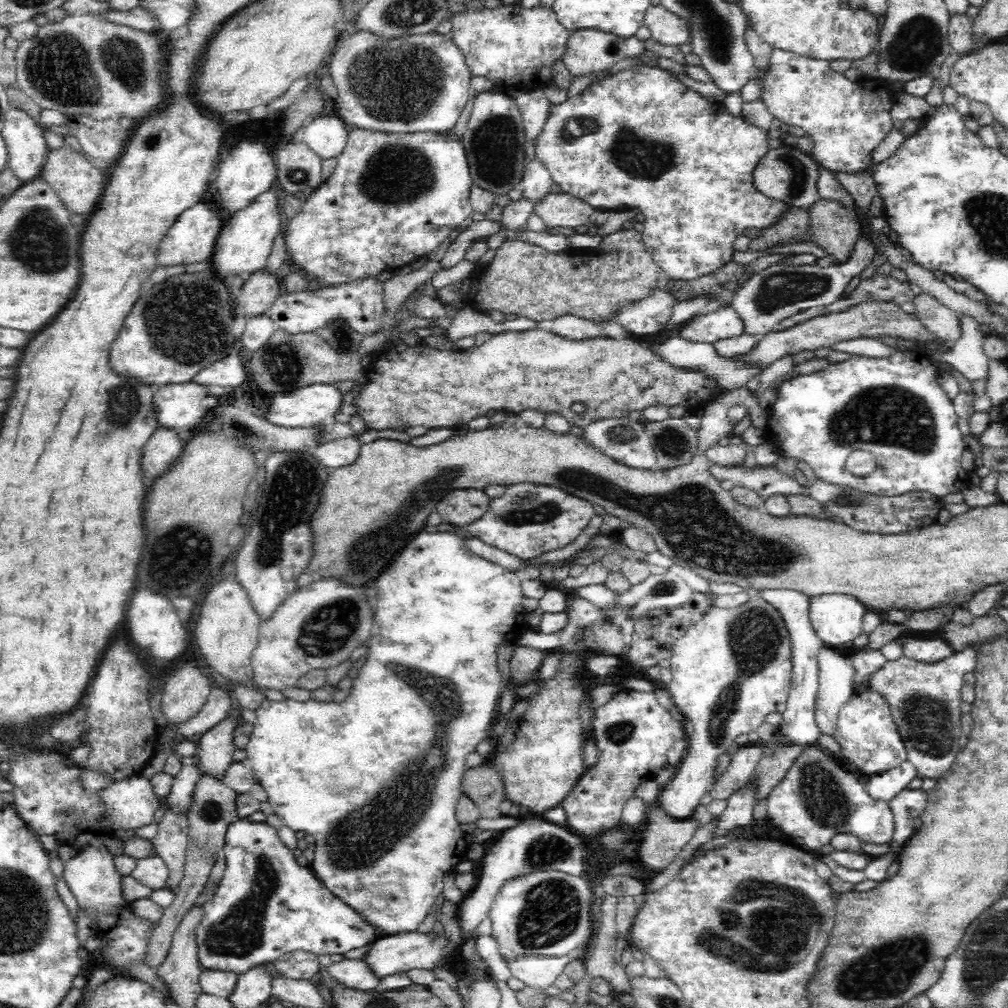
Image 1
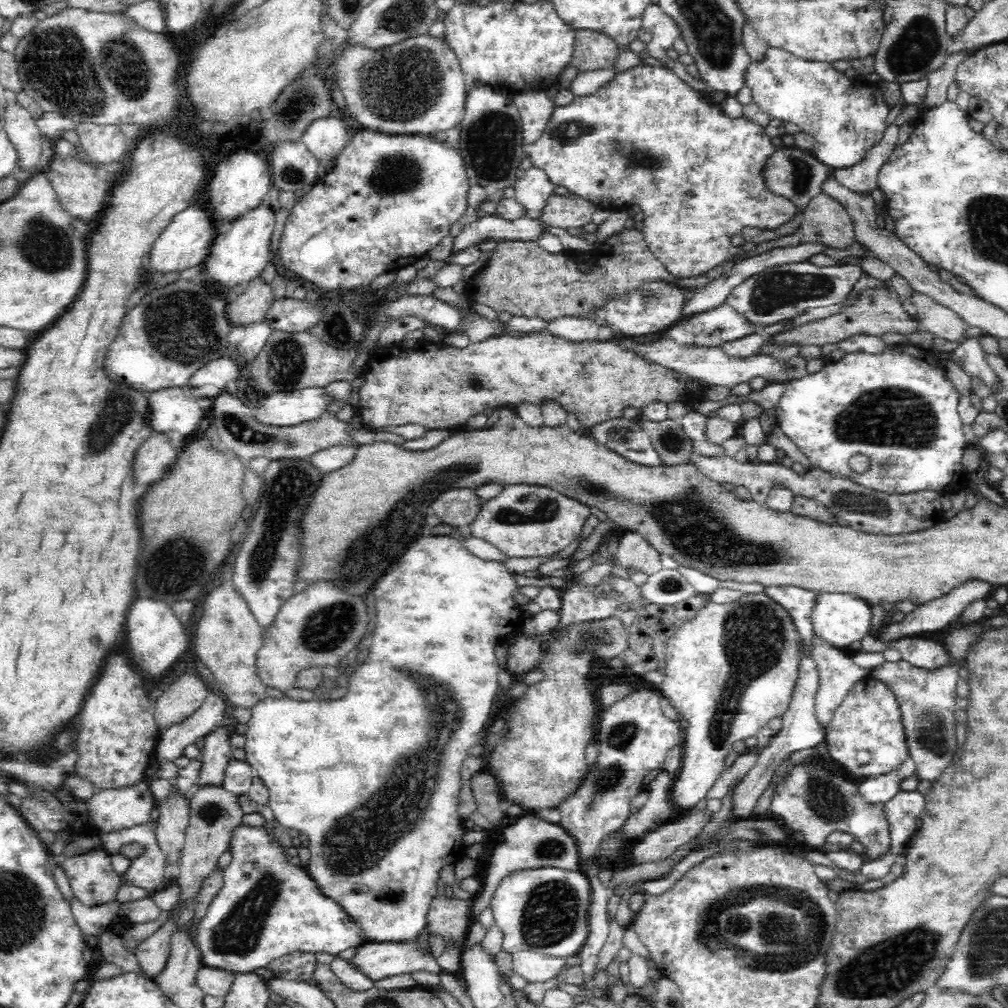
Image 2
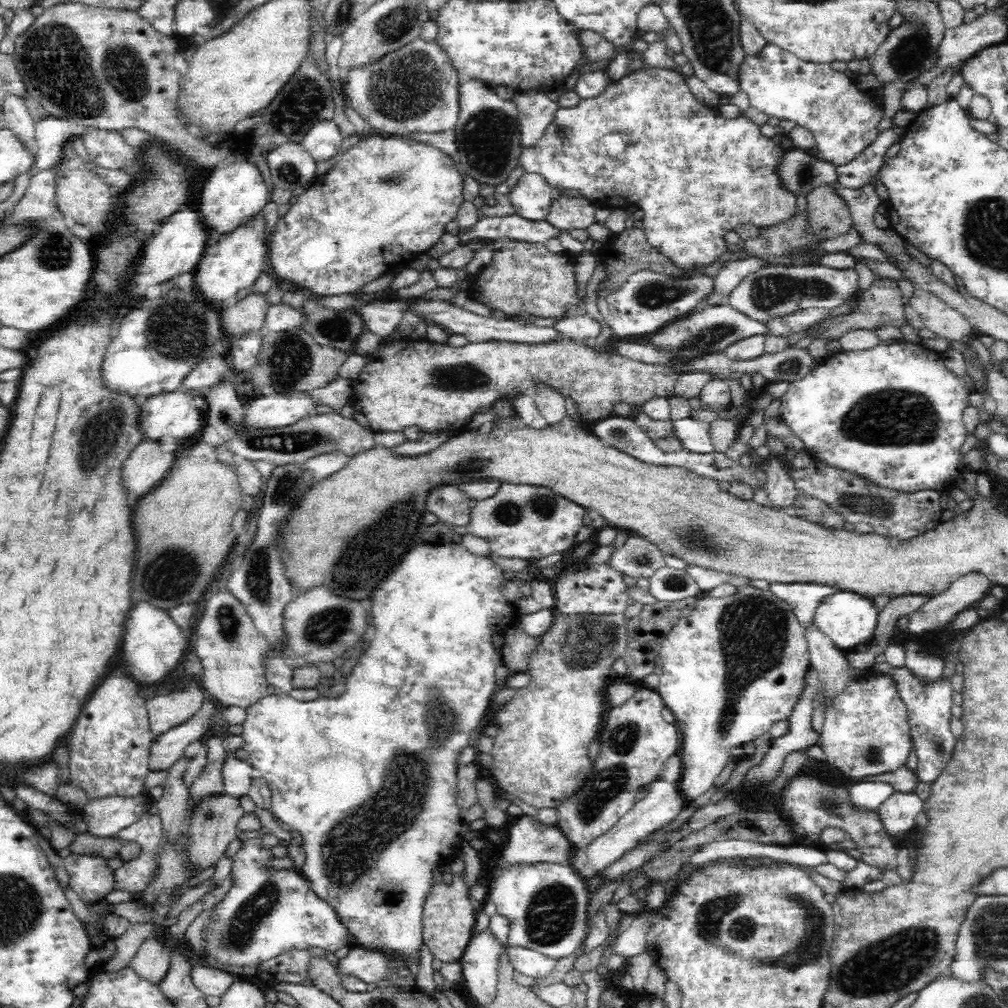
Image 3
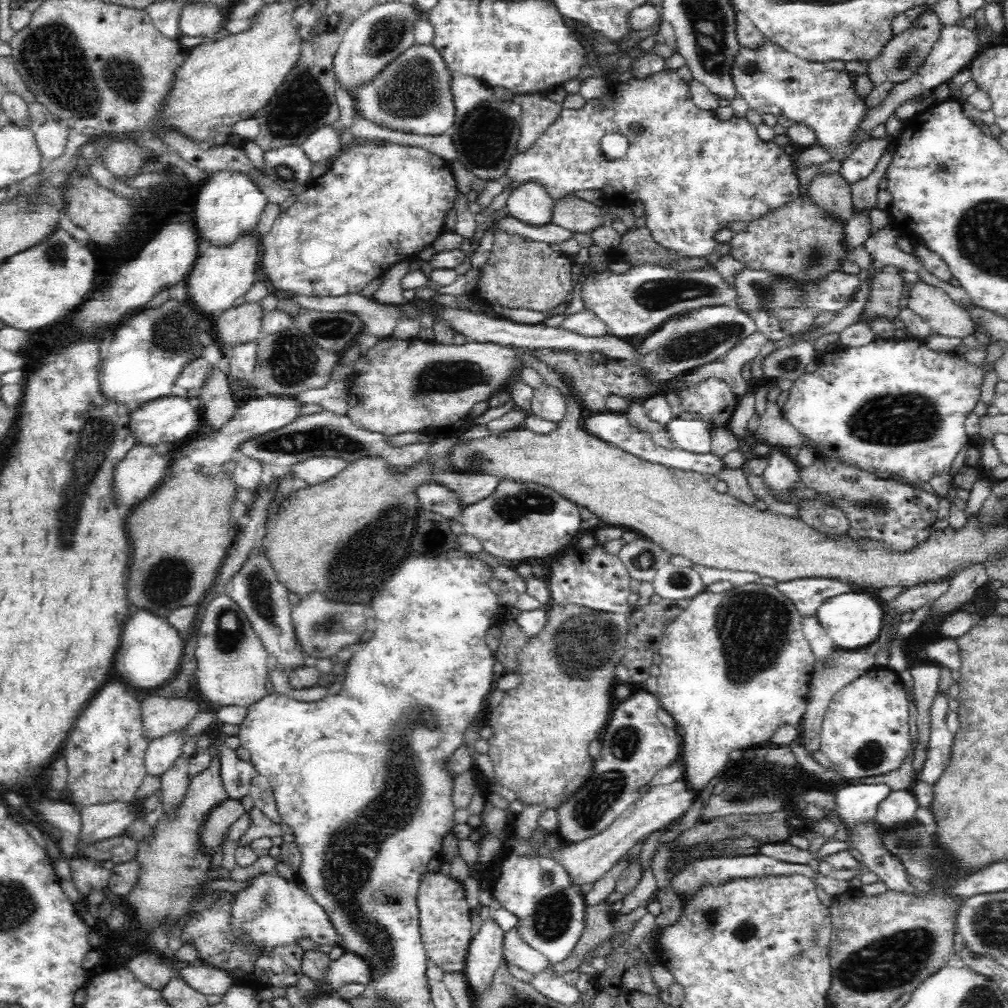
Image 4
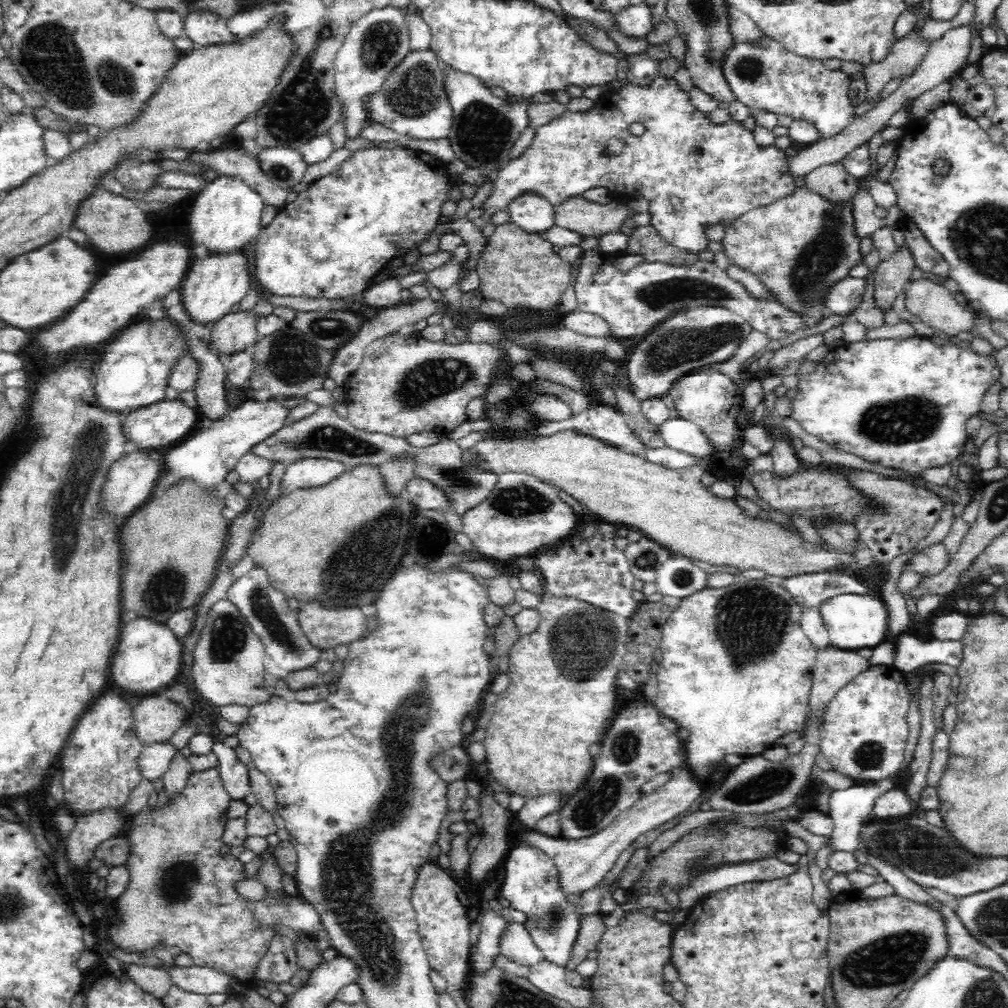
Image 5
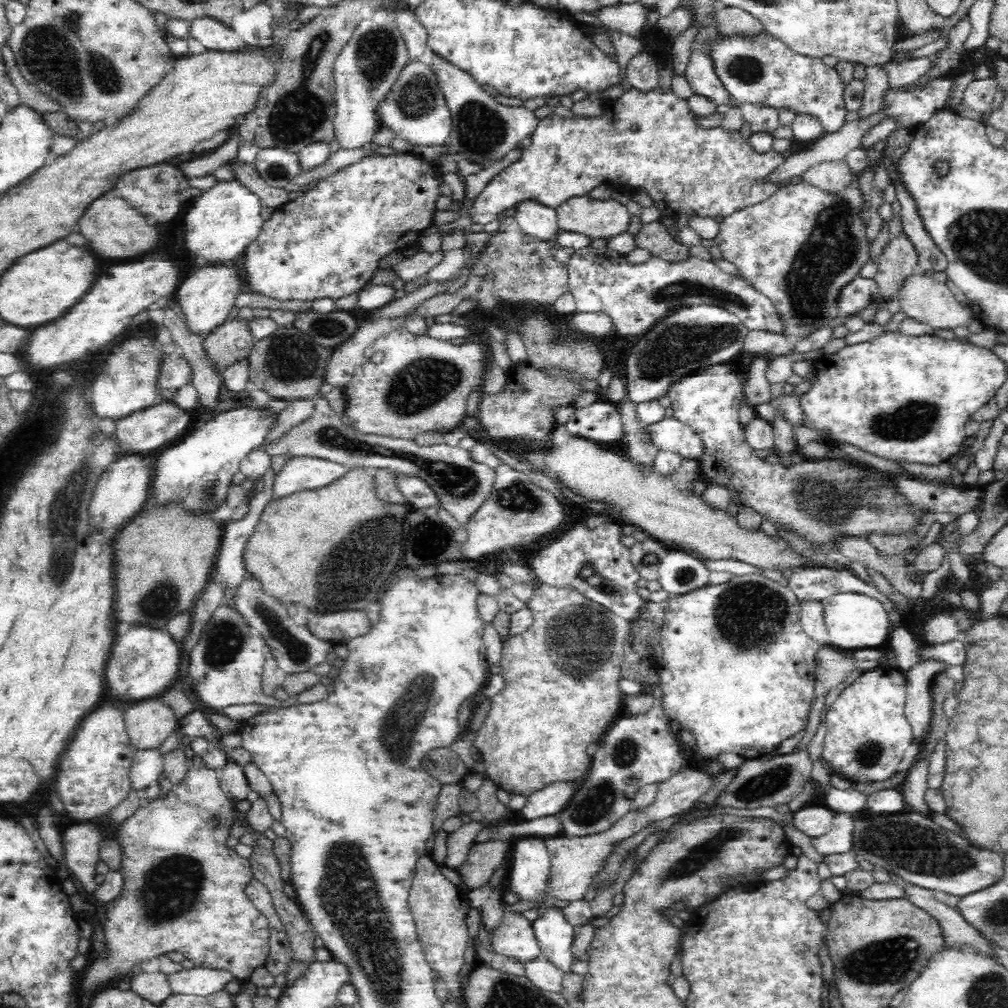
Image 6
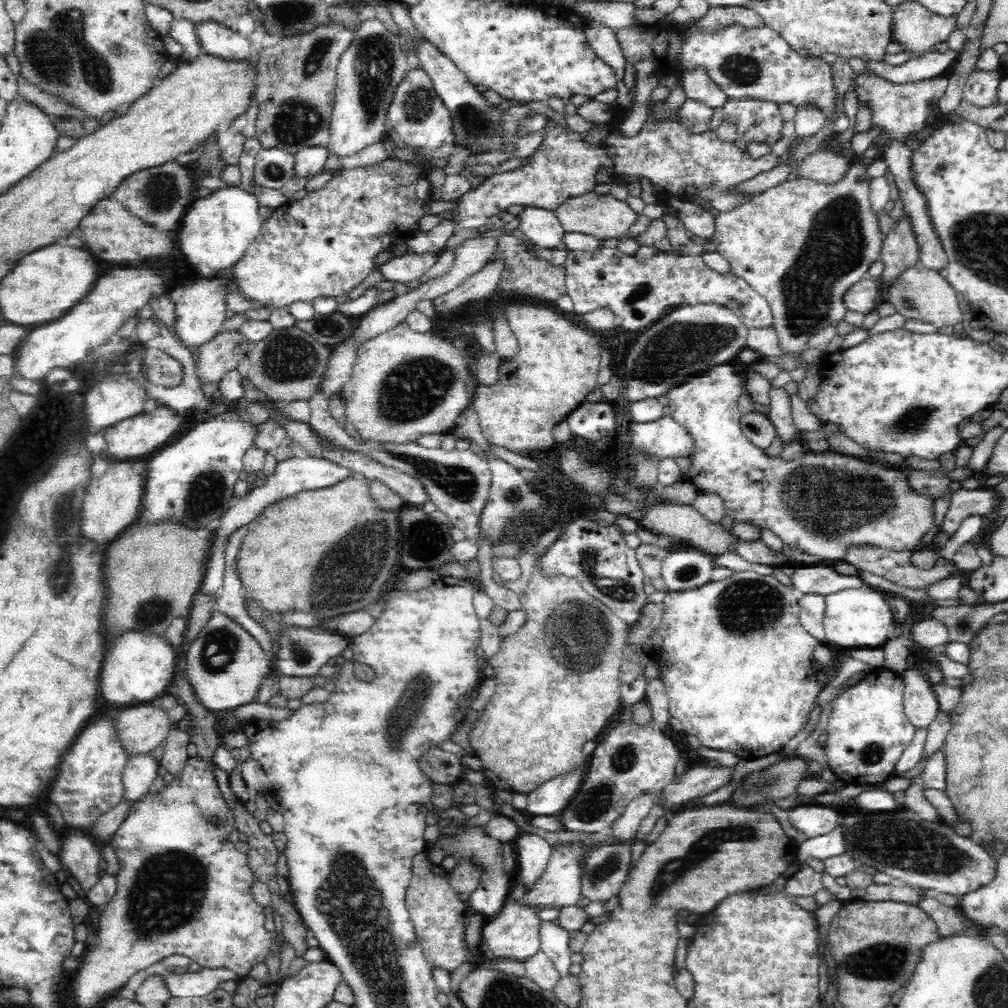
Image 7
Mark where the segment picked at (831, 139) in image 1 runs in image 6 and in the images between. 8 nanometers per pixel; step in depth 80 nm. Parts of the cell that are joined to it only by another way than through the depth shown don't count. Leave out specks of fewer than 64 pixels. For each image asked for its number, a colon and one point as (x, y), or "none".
2: (846, 120)
3: (844, 120)
4: (772, 80)
5: (762, 74)
6: (760, 69)

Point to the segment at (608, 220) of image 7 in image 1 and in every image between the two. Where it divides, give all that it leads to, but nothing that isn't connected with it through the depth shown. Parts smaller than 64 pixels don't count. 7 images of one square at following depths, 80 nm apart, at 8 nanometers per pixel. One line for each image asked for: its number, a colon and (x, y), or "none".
1: (558, 210)
2: (566, 211)
3: (566, 213)
4: (574, 214)
5: (577, 214)
6: (596, 218)

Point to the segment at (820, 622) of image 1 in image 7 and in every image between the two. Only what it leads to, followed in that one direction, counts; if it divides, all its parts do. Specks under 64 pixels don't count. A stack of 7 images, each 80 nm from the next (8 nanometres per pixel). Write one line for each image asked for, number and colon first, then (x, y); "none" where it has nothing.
2: (842, 620)
3: (849, 619)
4: (853, 620)
5: (853, 621)
6: (854, 620)
7: (860, 617)

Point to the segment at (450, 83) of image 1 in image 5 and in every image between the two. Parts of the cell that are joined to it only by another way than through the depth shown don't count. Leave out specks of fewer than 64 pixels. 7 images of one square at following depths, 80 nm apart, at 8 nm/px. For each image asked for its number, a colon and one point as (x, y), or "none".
2: (416, 87)
3: (414, 89)
4: (411, 95)
5: (413, 102)

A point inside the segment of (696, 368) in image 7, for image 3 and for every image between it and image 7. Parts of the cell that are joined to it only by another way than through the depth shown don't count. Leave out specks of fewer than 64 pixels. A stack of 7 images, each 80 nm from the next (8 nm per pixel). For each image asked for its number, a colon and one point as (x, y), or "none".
3: (710, 330)
4: (691, 340)
5: (692, 339)
6: (693, 338)

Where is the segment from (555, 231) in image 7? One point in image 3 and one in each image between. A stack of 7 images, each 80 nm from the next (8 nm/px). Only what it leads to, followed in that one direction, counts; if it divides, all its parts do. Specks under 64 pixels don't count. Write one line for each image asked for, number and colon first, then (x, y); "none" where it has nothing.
3: (531, 197)
4: (529, 203)
5: (535, 215)
6: (540, 222)

